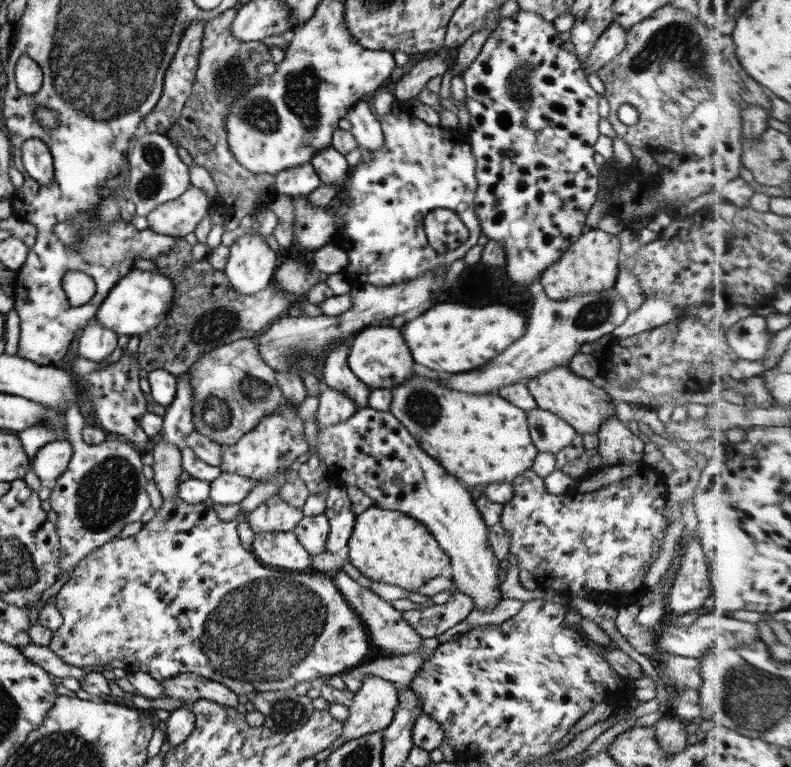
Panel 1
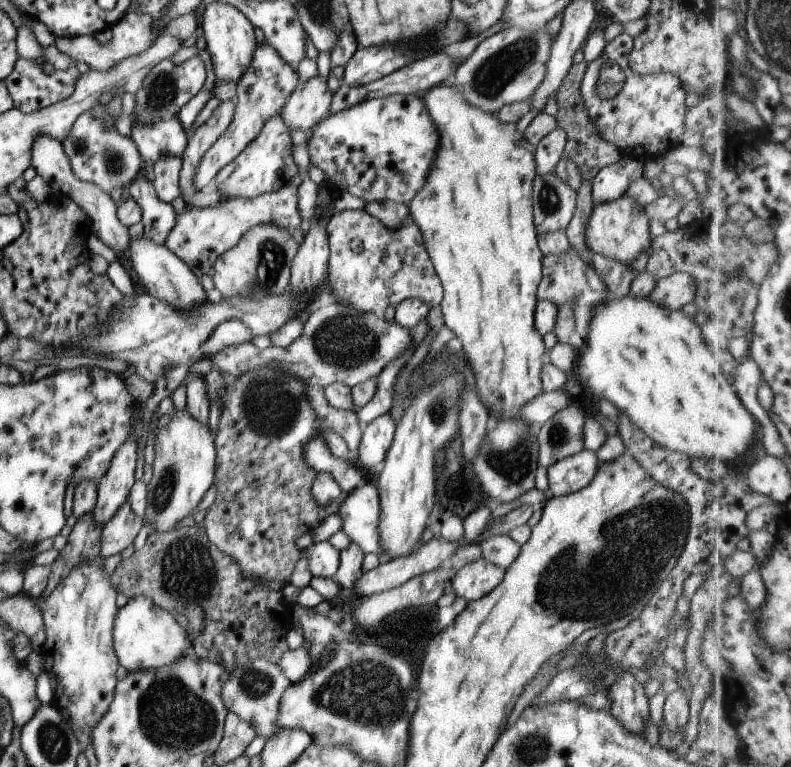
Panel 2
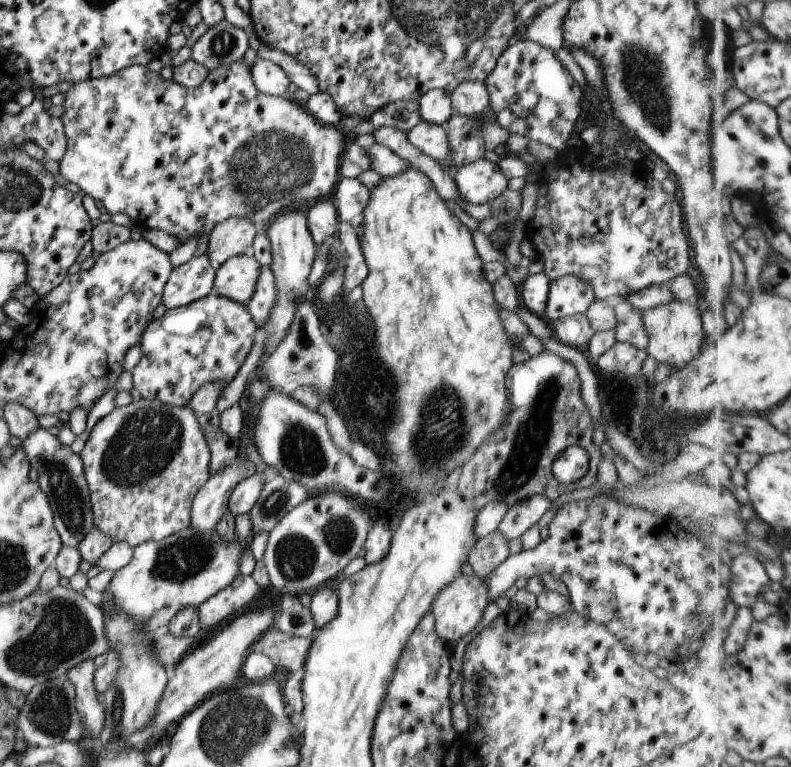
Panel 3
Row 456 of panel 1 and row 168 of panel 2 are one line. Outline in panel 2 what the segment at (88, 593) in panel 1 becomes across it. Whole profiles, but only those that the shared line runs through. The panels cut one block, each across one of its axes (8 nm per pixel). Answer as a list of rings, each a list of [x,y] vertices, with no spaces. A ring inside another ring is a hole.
[[[164,155],[153,164],[154,181],[158,198],[165,203],[171,203],[181,195],[179,187],[179,174],[183,165],[183,157]]]

